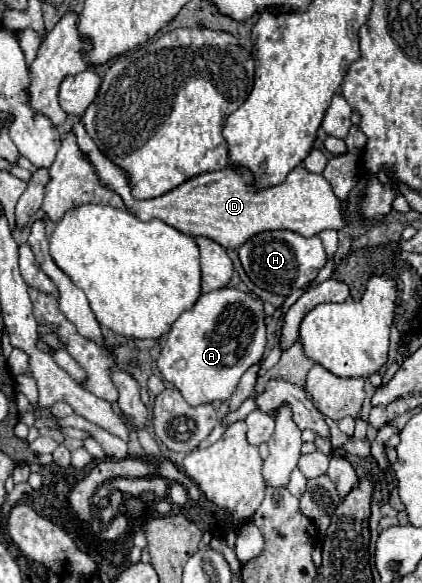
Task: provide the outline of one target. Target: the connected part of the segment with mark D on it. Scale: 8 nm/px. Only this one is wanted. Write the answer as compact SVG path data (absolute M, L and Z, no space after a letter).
M81 121L73 125L73 131L77 135L77 143L81 151L97 167L97 175L101 183L117 191L123 197L127 209L135 213L141 221L161 219L189 237L203 235L213 239L225 249L239 249L247 239L251 239L253 235L261 231L289 229L303 237L313 237L325 229L339 231L349 223L349 211L341 209L345 201L341 201L333 193L331 183L323 175L309 173L301 165L297 165L281 185L267 187L267 189L257 189L253 185L253 175L251 171L247 171L247 167L227 165L225 169L219 169L219 171L207 171L207 173L195 175L187 179L183 185L167 191L161 197L137 201L131 195L131 187L129 187L125 171L115 167L109 159L101 155L101 151L95 147L93 139L87 135Z

